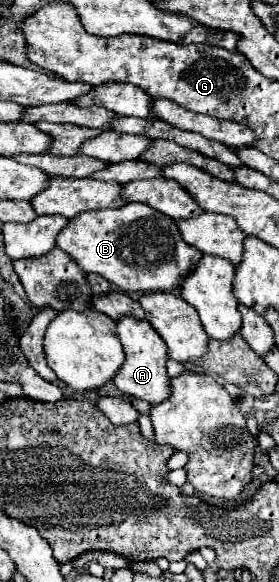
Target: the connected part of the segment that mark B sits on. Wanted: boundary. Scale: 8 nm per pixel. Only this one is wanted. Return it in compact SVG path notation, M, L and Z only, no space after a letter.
M137 202L115 210L73 216L57 236L57 246L65 250L83 272L101 274L123 292L175 292L181 288L185 274L189 274L201 258L201 252L181 238L173 218Z

